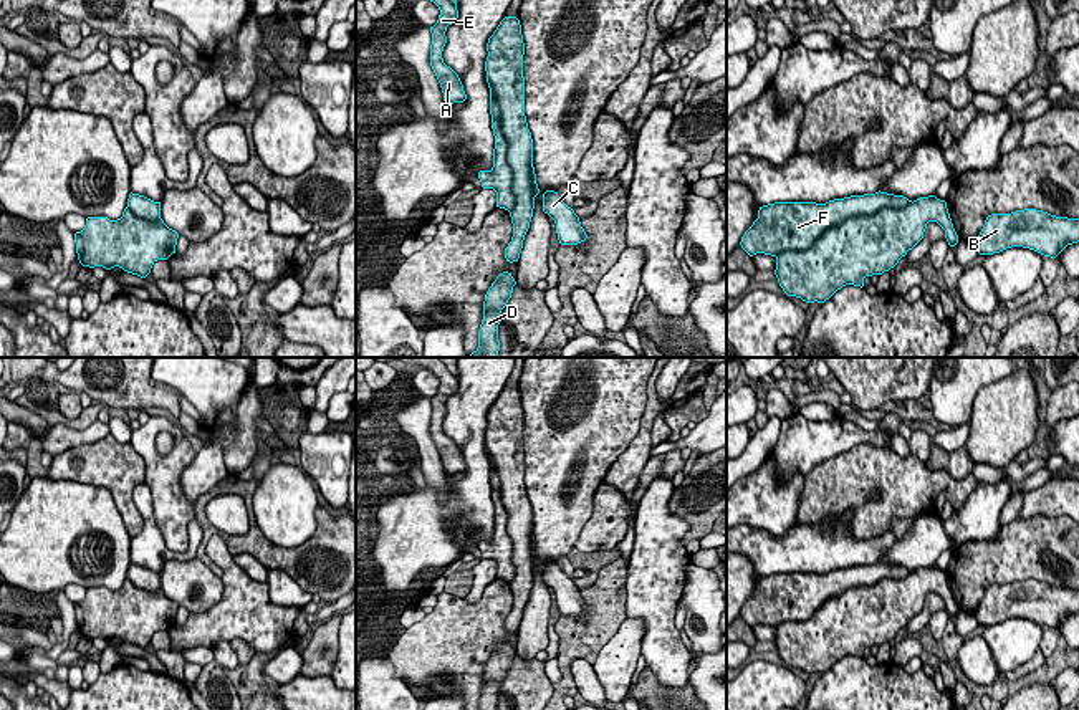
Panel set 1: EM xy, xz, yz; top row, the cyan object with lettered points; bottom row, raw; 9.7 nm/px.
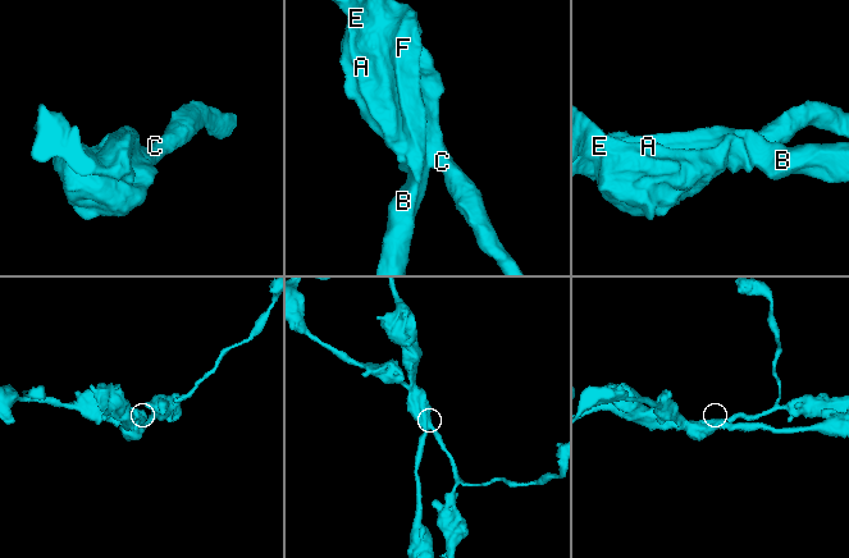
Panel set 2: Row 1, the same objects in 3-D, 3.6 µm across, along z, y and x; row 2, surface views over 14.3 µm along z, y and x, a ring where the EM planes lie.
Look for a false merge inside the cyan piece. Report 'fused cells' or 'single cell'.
fused cells

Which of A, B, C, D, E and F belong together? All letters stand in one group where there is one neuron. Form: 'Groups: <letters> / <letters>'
Groups: A C E / B D F

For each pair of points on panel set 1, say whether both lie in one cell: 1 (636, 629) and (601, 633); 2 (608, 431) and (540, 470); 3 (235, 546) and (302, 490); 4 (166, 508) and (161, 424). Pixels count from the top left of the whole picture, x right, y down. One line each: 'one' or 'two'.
1: two
2: one
3: two
4: one

